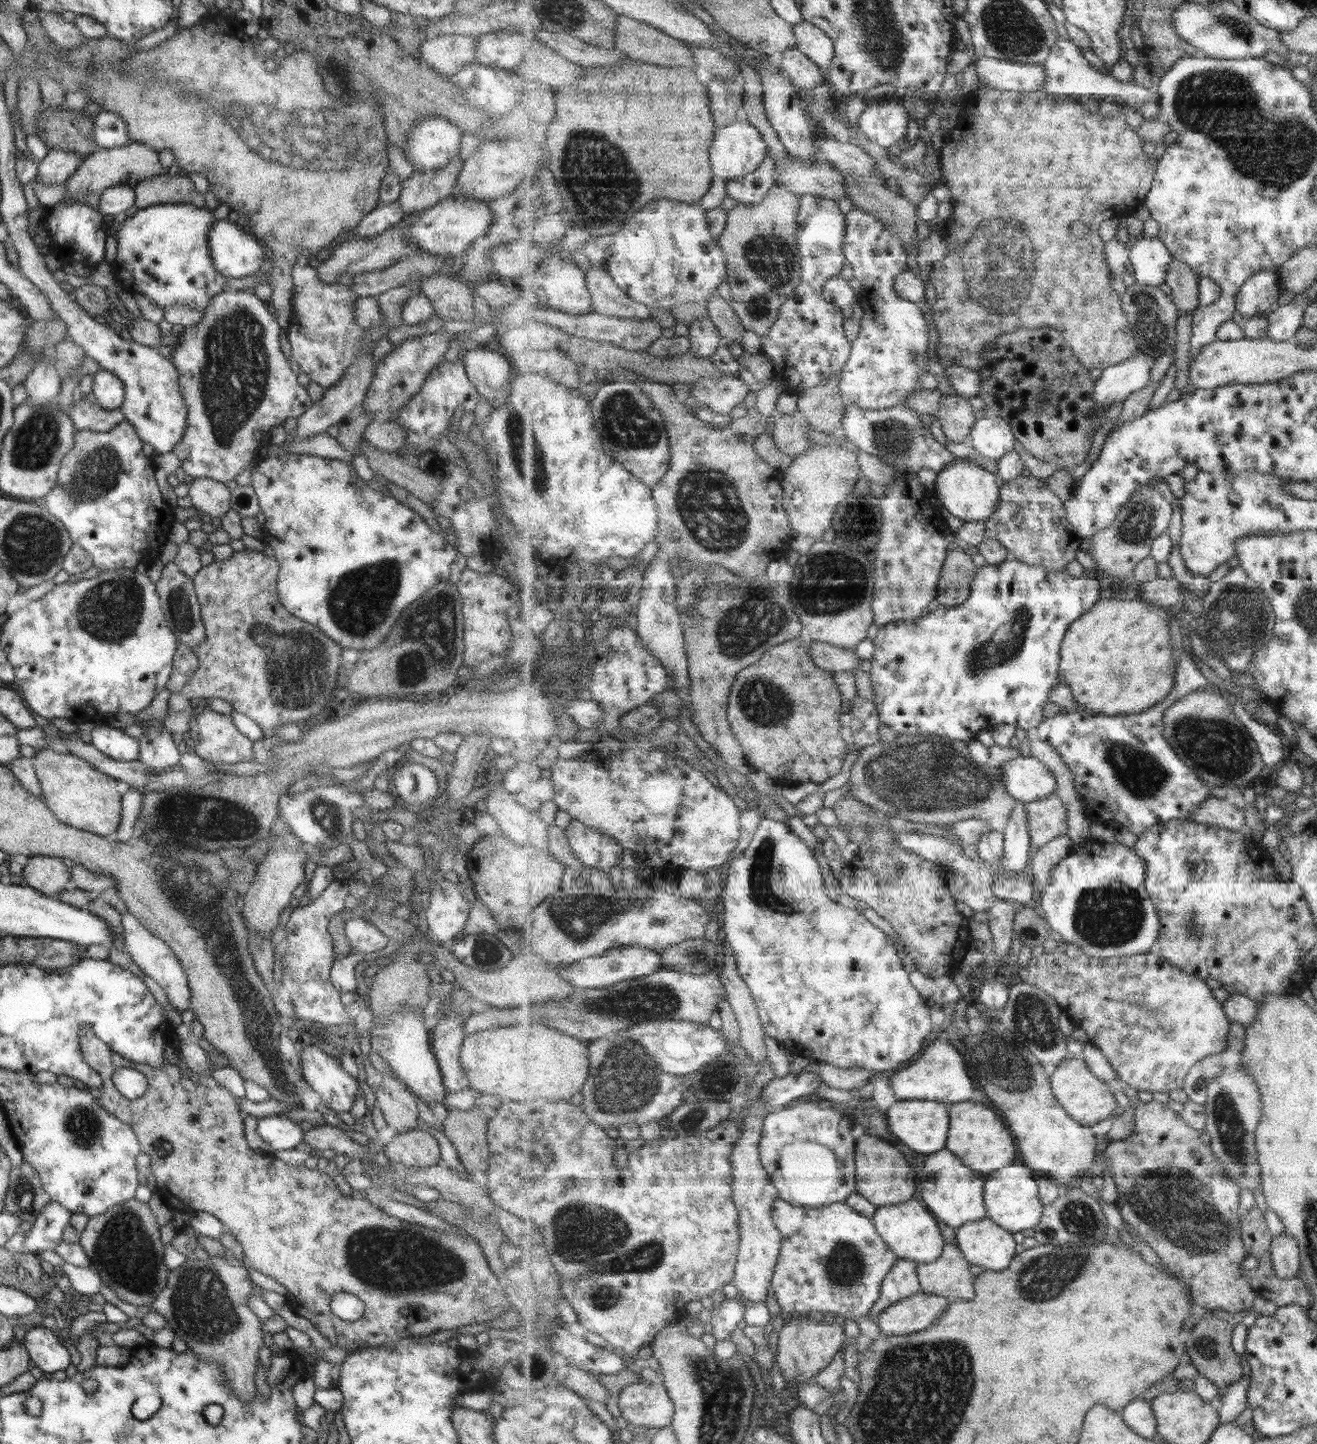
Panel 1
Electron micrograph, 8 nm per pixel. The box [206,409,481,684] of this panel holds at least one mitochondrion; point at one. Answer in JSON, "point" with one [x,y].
{"point":[361,606]}

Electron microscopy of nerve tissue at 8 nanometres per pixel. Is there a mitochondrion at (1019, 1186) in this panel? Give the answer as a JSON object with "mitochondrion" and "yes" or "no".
{"mitochondrion":"no"}

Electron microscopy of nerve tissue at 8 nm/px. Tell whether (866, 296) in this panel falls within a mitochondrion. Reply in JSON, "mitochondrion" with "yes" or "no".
{"mitochondrion":"no"}

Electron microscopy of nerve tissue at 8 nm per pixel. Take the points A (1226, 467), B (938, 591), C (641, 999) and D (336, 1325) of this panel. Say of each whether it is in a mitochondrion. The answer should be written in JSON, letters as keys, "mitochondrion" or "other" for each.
{"A":"other","B":"other","C":"mitochondrion","D":"other"}

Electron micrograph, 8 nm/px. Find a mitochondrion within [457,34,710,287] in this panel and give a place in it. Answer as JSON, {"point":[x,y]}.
{"point":[604,188]}

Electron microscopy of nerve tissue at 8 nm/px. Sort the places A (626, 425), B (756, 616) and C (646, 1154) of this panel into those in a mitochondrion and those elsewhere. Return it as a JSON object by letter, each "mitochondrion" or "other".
{"A":"mitochondrion","B":"mitochondrion","C":"other"}

